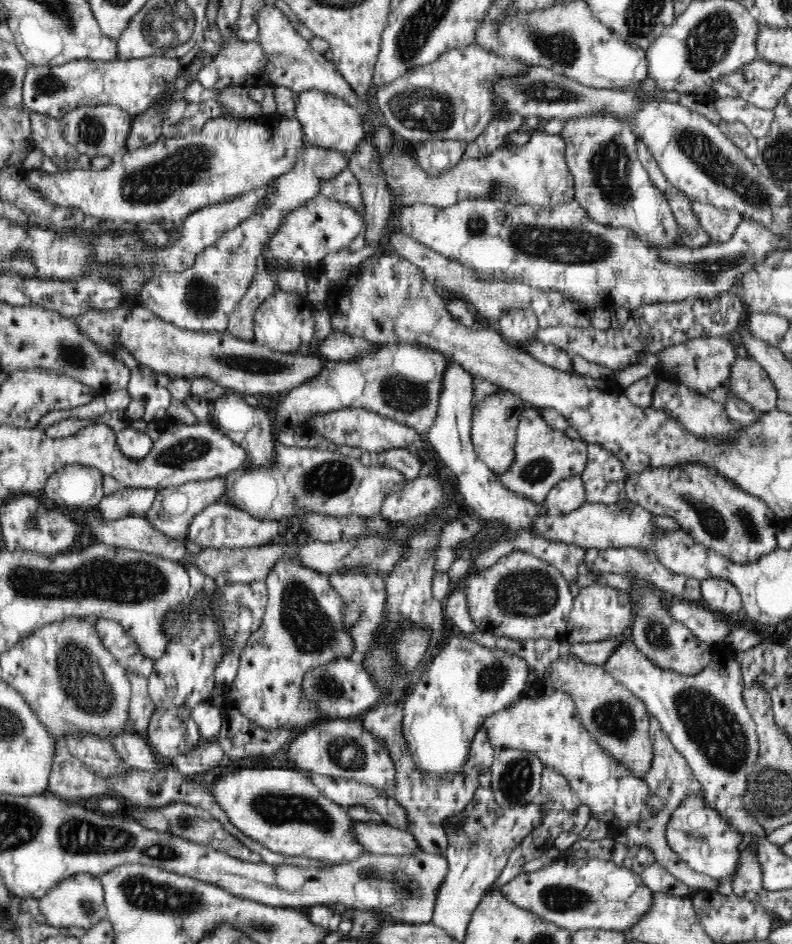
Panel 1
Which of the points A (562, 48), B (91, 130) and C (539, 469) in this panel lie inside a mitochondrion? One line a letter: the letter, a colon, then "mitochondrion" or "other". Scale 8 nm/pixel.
A: mitochondrion
B: mitochondrion
C: mitochondrion

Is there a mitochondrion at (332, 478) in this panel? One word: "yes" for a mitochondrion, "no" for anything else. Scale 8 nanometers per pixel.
yes

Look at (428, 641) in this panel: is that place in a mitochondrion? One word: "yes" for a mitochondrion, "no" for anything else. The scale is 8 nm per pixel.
no

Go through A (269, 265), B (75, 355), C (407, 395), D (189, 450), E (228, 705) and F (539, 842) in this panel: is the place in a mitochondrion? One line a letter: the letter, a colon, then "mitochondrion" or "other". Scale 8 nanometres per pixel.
A: other
B: mitochondrion
C: mitochondrion
D: mitochondrion
E: other
F: other

